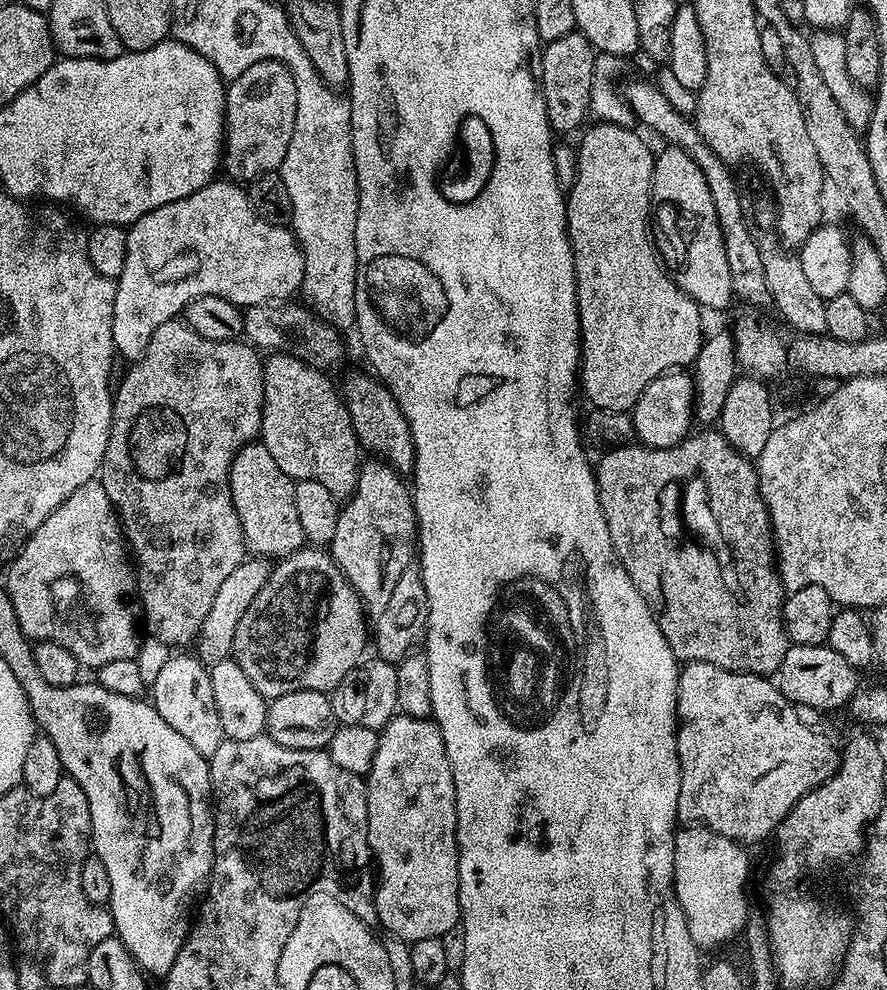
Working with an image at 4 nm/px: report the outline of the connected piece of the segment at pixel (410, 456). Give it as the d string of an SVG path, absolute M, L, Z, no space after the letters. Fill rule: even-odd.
M356 372L353 376L345 378L344 388L342 384L344 405L347 406L352 419L356 441L369 457L387 464L398 473L411 473L416 451L410 426L406 422L406 414L402 414L398 402L394 402L394 394L390 394L388 387L380 383L375 375L367 375Z

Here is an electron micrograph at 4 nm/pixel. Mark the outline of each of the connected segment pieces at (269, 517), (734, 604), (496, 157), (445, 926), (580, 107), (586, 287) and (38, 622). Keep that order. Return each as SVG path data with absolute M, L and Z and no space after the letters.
M263 442L243 444L236 451L228 471L230 498L242 522L244 547L256 558L283 558L305 547L302 526L298 523L298 510L294 507L295 483L282 474L270 450Z
M719 430L698 432L689 434L678 446L669 448L629 446L607 449L601 455L604 457L600 461L597 459L594 464L598 502L606 518L606 526L610 530L610 542L626 574L630 574L630 582L634 582L638 594L642 594L642 598L650 606L658 622L658 630L662 630L662 638L666 638L677 661L684 664L706 662L722 670L745 672L768 678L778 670L782 658L786 658L786 650L790 647L788 634L784 631L786 589L780 583L780 574L774 563L774 541L758 538L756 582L760 590L756 594L756 600L744 600L742 584L734 566L728 560L722 560L720 548L714 546L714 542L706 536L708 528L712 528L712 532L718 528L718 542L740 542L740 538L734 538L734 536L730 538L732 532L728 528L732 524L732 528L740 528L740 534L744 528L744 538L750 534L754 544L756 542L754 536L764 536L764 534L772 536L772 530L766 530L766 526L772 526L768 510L762 510L764 499L760 493L760 486L734 484L732 486L734 492L732 494L726 492L726 494L728 496L738 494L738 502L744 502L744 504L738 504L736 508L732 508L732 512L736 512L732 518L726 518L722 510L716 516L716 510L712 510L712 488L708 486L708 480L702 468L702 464L708 464L708 472L712 472L712 480L714 478L754 478L756 465L749 457L734 450Z
M479 114L460 116L460 120L456 120L456 132L452 132L452 144L448 144L448 148L440 152L440 160L432 164L432 192L436 192L444 204L452 204L452 208L468 208L468 204L476 204L476 200L488 192L496 168L500 168L500 140L496 140L492 124Z
M397 714L385 728L379 729L378 754L374 754L374 766L370 766L366 777L368 789L368 845L372 848L375 867L378 869L378 883L375 885L376 919L379 926L389 932L397 941L411 942L422 938L442 937L455 924L461 923L460 899L458 898L458 858L456 850L456 791L454 774L450 770L450 758L446 758L446 746L435 720L414 718Z
M578 30L566 34L566 38L554 38L543 45L538 57L538 75L553 133L572 132L584 119L589 119L590 90L597 55L591 42Z
M596 122L593 128L581 138L576 148L576 161L578 162L578 174L574 186L567 189L566 203L568 206L568 237L572 243L574 254L574 270L576 271L576 301L578 302L578 314L580 315L580 370L578 384L582 389L582 396L589 400L592 408L602 410L618 410L628 412L638 402L638 394L654 382L663 372L684 370L695 365L696 355L702 346L706 329L700 305L692 301L668 275L668 269L664 267L654 243L653 233L650 231L650 209L652 208L652 175L654 174L654 162L656 161L653 149L648 149L648 144L632 128L624 128L620 124L605 124Z
M99 479L78 486L78 490L74 490L74 494L70 494L70 498L66 498L66 502L62 502L62 506L58 506L58 510L54 510L54 514L50 514L50 518L46 518L46 522L42 522L42 526L38 526L38 530L34 530L34 534L25 542L18 555L12 559L11 564L7 565L6 572L8 572L6 587L10 594L10 602L14 602L14 614L18 614L18 622L24 633L28 635L29 640L33 642L42 640L58 642L58 646L66 646L66 650L70 650L70 654L74 654L74 658L78 658L80 665L85 669L89 668L89 670L106 666L106 662L135 660L139 654L142 643L142 616L138 611L134 564L130 559L129 549L126 547L124 529L119 516L116 515L116 508L110 502L110 494L106 494Z

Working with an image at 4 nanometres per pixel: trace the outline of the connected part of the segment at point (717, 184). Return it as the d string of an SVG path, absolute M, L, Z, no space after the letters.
M651 79L632 80L628 85L623 85L622 95L632 111L633 117L640 120L652 132L657 132L664 139L665 145L681 148L694 162L698 162L698 170L702 170L702 178L706 178L706 186L710 186L710 198L714 198L714 210L718 214L718 230L722 230L722 242L726 246L726 263L730 265L730 282L732 283L732 295L737 301L745 300L745 305L767 305L772 298L770 286L766 286L766 266L762 266L762 254L760 253L760 241L752 236L753 225L750 216L744 213L744 204L740 201L740 188L732 177L733 169L702 138L702 134L696 128L696 121L692 116L684 116L670 106L670 98L662 94L662 90Z

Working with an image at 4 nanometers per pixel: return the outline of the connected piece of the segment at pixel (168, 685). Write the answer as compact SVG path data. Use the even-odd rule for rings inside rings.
M172 654L158 673L158 678L150 683L150 702L166 718L169 726L174 726L198 754L210 758L225 740L222 721L218 719L218 706L214 706L214 686L210 686L210 671L196 659L195 655L178 656Z

